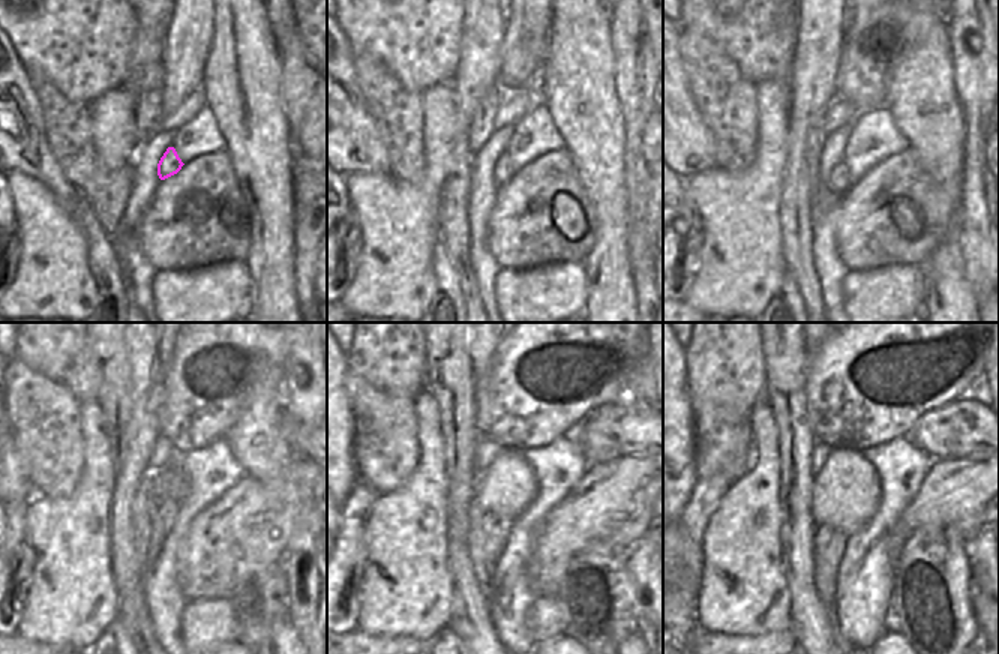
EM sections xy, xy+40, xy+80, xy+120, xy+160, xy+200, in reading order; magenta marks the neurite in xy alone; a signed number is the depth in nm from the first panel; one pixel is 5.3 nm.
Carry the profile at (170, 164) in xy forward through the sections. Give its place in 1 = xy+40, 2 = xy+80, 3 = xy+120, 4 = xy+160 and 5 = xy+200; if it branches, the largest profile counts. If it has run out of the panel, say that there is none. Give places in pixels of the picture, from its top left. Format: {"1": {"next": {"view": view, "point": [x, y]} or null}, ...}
{"1": {"next": {"view": "xy+40", "point": [504, 168]}}, "2": {"next": {"view": "xy+80", "point": [837, 182]}}, "3": {"next": {"view": "xy+120", "point": [165, 513]}}, "4": {"next": {"view": "xy+160", "point": [497, 527]}}, "5": {"next": {"view": "xy+200", "point": [830, 543]}}}

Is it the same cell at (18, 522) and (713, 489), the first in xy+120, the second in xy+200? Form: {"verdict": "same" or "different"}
{"verdict": "same"}

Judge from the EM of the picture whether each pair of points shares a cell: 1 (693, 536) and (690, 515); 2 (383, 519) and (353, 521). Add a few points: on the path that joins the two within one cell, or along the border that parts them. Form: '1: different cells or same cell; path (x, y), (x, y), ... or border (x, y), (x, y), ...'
1: same cell; path (692, 531), (692, 519)
2: different cells; border (377, 495), (365, 533), (368, 555)

